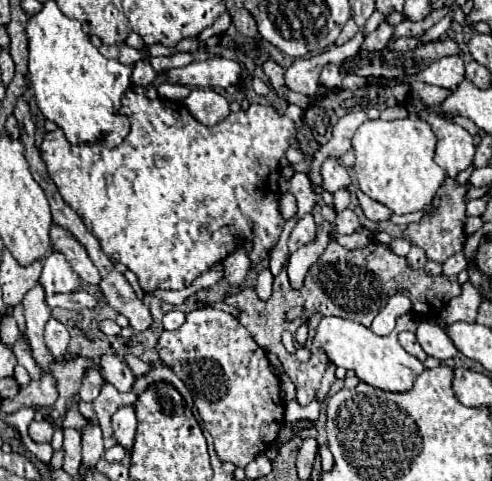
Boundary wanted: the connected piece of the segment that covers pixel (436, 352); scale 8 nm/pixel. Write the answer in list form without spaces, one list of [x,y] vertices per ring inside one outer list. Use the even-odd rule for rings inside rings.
[[[419,323],[415,335],[419,345],[429,357],[449,361],[457,353],[457,347],[453,345],[453,341],[449,339],[449,335],[445,335],[445,329],[437,323]]]

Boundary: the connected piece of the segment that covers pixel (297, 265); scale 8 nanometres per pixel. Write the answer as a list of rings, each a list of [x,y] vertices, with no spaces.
[[[321,227],[317,231],[317,239],[301,249],[297,249],[295,253],[291,253],[289,263],[287,263],[287,275],[289,275],[289,283],[293,289],[301,289],[305,275],[309,271],[309,267],[319,259],[321,255]]]

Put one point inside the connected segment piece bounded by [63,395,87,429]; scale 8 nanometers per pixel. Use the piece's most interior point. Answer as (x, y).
(73, 419)

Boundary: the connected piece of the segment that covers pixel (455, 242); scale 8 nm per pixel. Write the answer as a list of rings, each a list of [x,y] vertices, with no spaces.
[[[445,177],[445,181],[441,183],[435,199],[431,201],[427,213],[421,217],[421,221],[409,223],[407,225],[407,237],[413,245],[421,247],[427,255],[427,259],[435,261],[435,263],[443,264],[451,255],[461,253],[463,251],[463,243],[465,243],[465,203],[467,203],[467,191],[469,191],[469,183],[459,185],[453,177]]]

